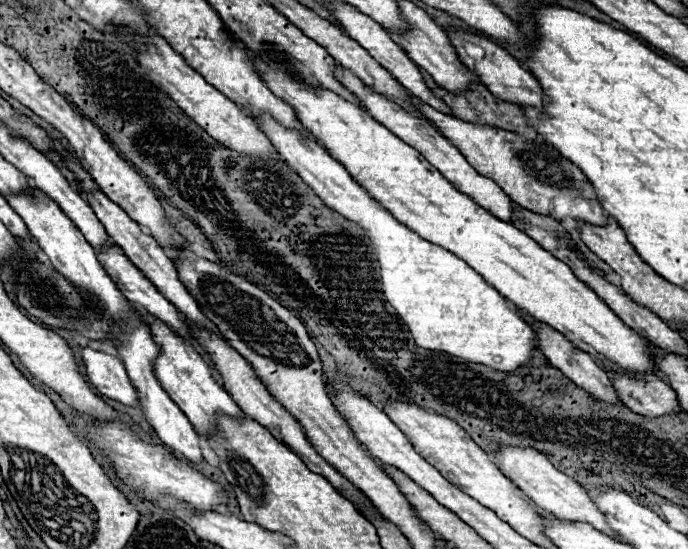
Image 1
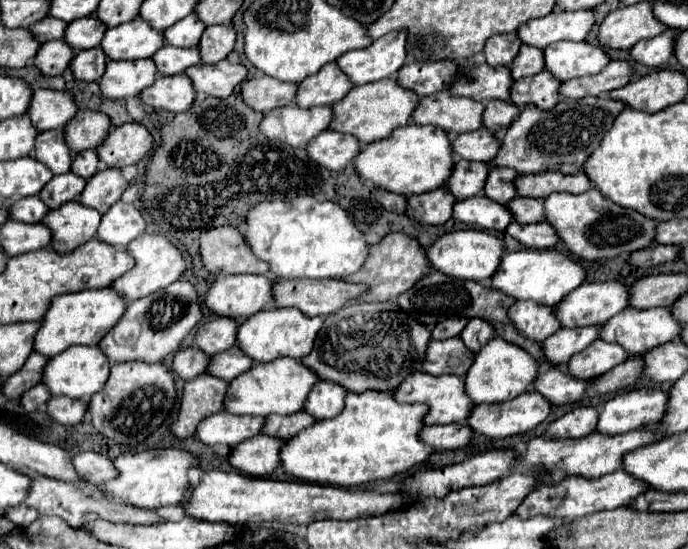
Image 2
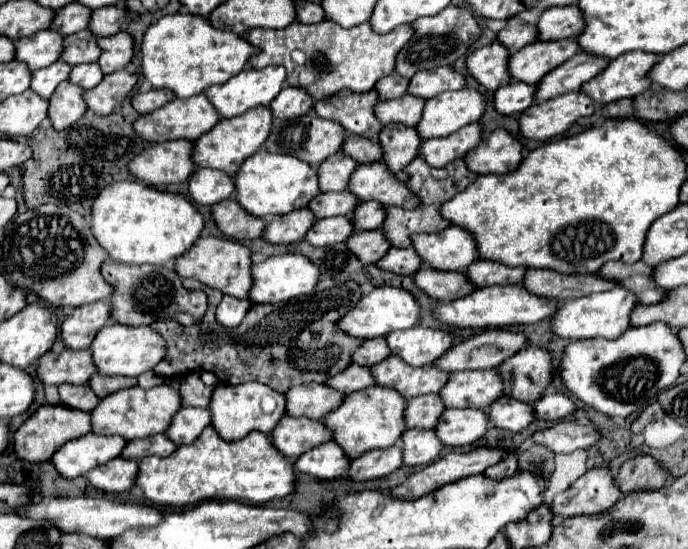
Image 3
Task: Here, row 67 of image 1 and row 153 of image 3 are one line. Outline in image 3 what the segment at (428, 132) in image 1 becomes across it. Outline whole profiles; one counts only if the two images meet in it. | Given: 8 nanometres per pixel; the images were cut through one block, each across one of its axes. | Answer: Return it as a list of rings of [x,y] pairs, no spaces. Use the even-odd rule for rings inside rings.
[[[342,152],[330,156],[328,160],[324,160],[318,168],[318,184],[320,184],[320,192],[342,192],[348,186],[350,174],[356,168],[356,162],[350,160],[348,156],[344,156]]]

